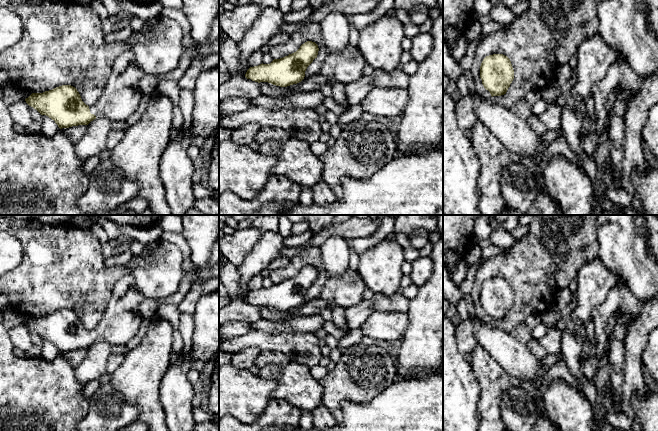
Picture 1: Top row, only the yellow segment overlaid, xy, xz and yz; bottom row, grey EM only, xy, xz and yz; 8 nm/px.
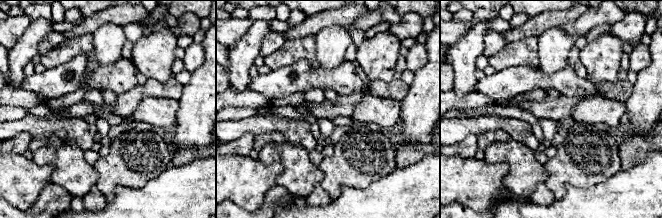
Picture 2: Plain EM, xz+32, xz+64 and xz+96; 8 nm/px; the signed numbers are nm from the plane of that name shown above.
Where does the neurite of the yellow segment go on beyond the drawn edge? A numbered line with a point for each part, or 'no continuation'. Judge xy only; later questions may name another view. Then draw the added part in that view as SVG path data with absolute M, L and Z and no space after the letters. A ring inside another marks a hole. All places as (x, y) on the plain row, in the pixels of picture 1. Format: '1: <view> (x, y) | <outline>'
1: xy (121, 320) | M132 273L122 277L113 288L102 320L89 330L90 337L112 346L126 345L138 333L142 320L139 306L145 299L136 289Z

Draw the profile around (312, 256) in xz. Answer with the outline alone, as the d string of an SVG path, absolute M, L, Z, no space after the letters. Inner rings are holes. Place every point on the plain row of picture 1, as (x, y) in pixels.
M310 247L291 258L287 267L272 270L269 278L274 283L280 283L296 276L307 265L315 266L318 270L323 268L321 251L318 247Z

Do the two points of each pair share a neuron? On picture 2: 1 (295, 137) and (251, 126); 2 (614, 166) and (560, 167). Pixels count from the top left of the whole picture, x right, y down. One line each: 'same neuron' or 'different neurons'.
1: same neuron
2: same neuron

